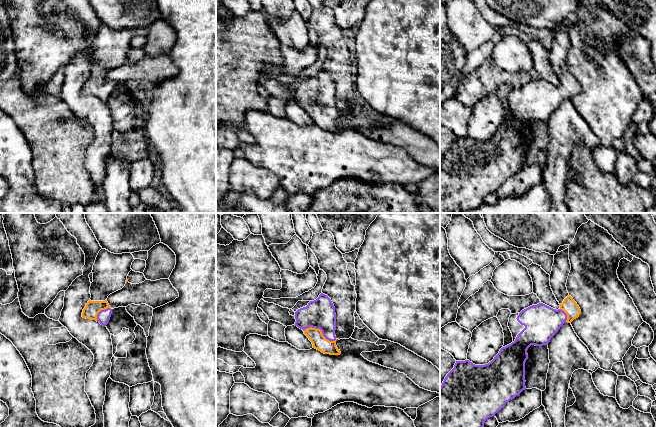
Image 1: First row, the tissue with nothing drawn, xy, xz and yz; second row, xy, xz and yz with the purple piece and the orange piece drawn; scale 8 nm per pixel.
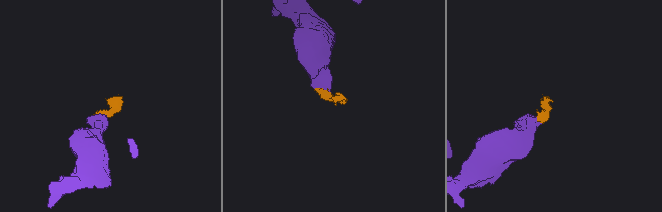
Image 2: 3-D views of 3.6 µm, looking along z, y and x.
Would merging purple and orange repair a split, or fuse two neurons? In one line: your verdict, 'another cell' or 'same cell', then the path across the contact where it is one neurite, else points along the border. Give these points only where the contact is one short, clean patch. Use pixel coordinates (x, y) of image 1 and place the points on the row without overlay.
same cell; runs through xz (320, 90), (321, 106), (321, 116), (319, 118)

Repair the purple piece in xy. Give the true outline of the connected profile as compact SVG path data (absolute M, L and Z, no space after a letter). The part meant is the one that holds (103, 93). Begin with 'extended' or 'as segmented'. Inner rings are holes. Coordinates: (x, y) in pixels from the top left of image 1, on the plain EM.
extended; M106 25L99 27L92 46L91 74L83 85L83 94L96 96L103 102L108 100L112 85L107 74L128 58L127 52L134 36L131 29L114 30Z

